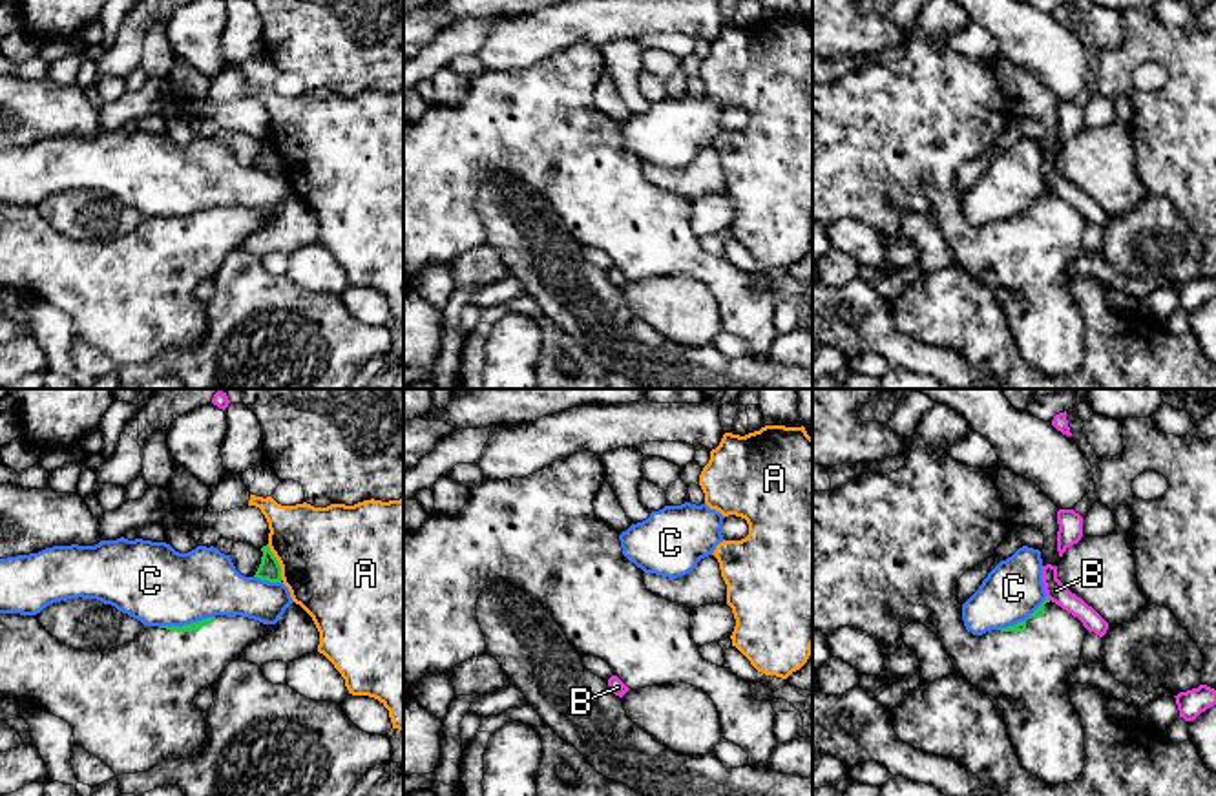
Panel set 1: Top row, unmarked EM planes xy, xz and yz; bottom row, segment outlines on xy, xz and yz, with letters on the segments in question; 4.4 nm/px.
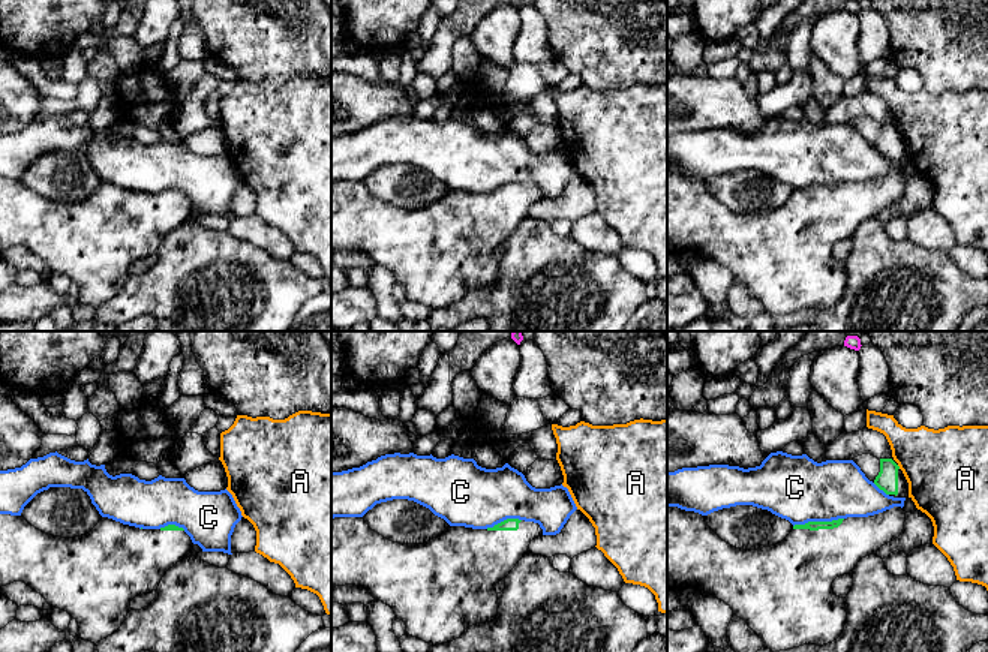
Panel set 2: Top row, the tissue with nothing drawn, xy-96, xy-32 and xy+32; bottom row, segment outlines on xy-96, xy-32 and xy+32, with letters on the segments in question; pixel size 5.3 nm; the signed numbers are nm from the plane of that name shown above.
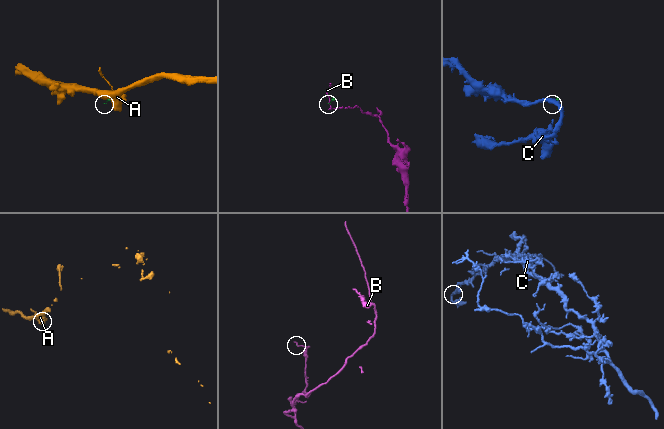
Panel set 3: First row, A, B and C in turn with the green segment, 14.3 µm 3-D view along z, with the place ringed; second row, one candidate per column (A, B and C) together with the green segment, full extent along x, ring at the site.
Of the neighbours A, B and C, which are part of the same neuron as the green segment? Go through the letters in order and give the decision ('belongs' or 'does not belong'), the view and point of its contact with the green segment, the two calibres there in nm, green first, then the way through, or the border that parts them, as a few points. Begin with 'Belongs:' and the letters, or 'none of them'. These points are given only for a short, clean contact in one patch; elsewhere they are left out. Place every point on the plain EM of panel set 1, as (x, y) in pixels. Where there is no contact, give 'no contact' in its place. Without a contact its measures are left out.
Belongs: none of them
A: does not belong; meets green in xy at (278, 154); 100 nm thick on the green side, 480 nm on the other; border along xy (267, 136), (283, 170)
B: does not belong; no contact
C: does not belong; meets green in xy at (187, 216); 50 nm thick on the green side, 360 nm on the other

